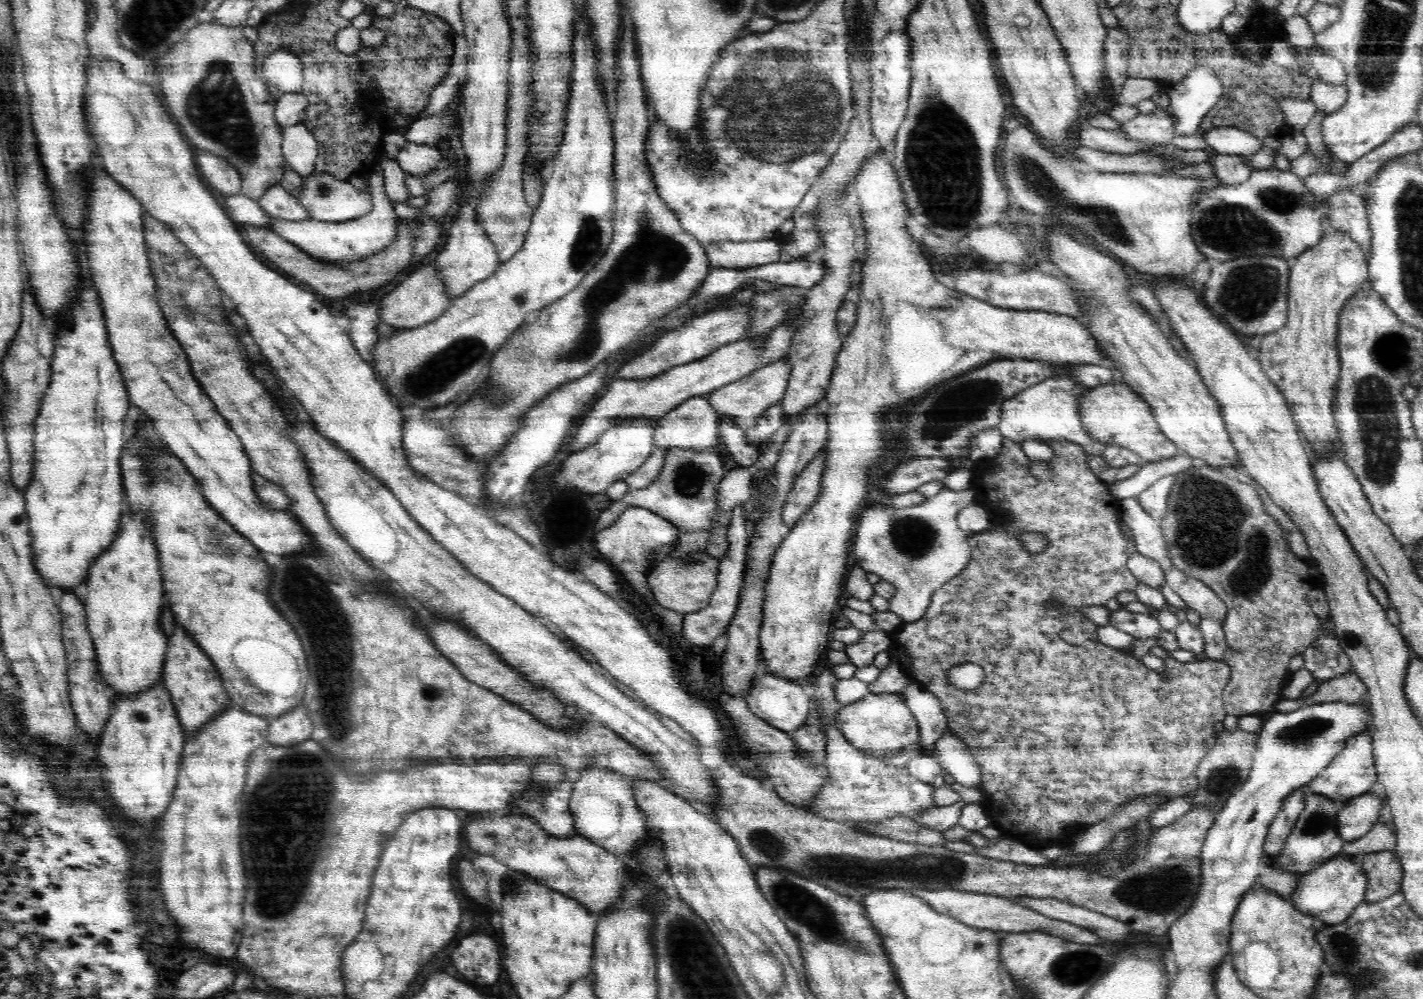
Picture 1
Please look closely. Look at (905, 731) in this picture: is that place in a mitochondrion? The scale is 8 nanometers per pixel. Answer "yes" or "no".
yes

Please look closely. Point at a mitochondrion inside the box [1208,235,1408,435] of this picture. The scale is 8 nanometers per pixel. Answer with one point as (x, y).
(1252, 289)

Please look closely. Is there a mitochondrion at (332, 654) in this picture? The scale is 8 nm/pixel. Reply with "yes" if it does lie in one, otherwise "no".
yes

